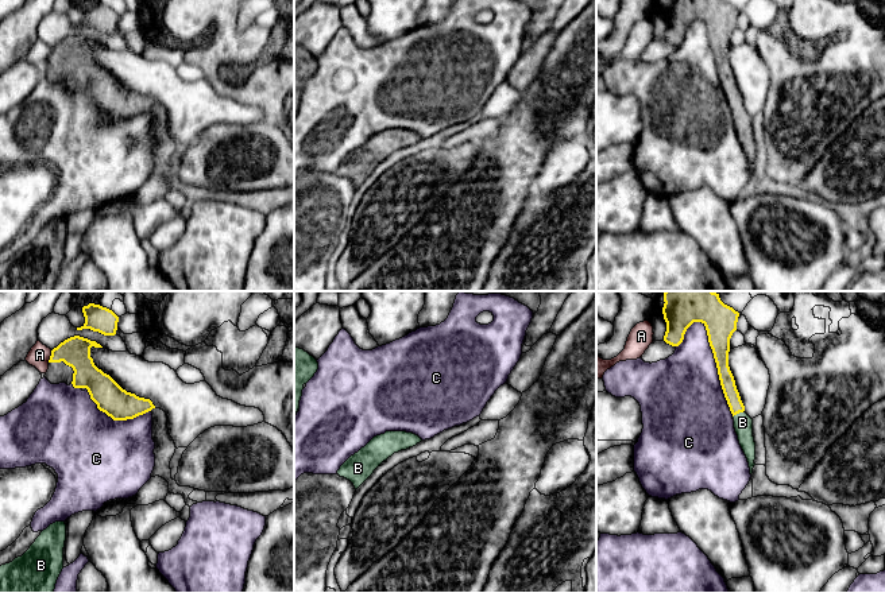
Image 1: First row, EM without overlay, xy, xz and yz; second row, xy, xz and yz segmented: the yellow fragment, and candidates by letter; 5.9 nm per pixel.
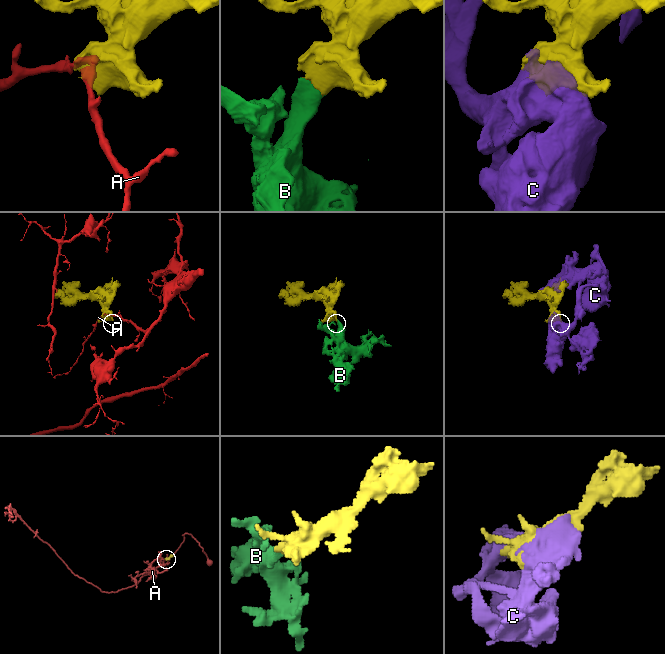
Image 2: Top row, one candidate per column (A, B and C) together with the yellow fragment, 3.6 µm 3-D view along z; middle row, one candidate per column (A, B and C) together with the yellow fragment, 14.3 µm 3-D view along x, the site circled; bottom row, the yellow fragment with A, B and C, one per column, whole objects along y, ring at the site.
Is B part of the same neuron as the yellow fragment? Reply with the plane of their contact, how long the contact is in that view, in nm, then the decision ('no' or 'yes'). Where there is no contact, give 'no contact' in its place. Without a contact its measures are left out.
yz | 80 nm | yes

